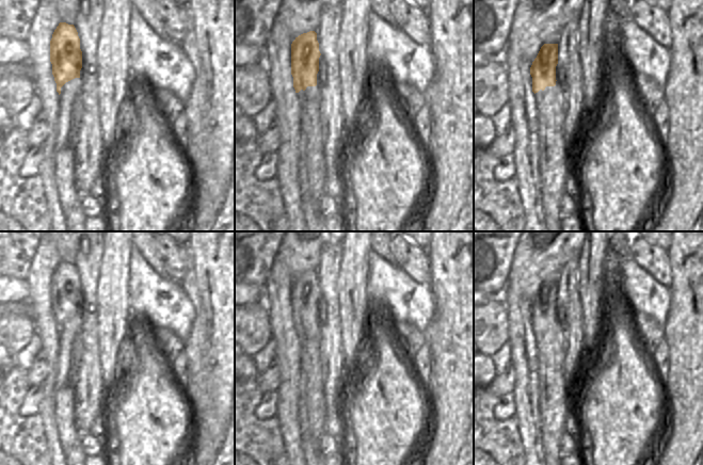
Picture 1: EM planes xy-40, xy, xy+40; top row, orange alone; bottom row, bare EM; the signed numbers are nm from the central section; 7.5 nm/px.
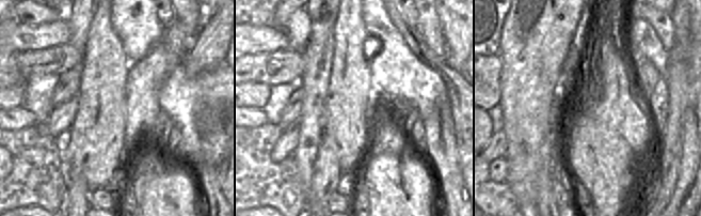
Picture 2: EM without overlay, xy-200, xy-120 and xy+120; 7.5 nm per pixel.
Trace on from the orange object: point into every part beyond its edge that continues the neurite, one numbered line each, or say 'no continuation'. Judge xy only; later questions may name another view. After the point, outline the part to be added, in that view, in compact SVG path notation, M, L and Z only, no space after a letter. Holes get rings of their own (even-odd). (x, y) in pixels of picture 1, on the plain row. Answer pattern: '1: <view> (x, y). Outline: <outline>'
1: xy (310, 384). Outline: M319 311L317 312L317 324L307 325L305 330L297 332L300 339L300 355L306 358L306 370L300 370L300 395L304 396L304 401L308 410L308 427L313 437L319 442L325 424L325 399L323 397L323 382L321 380L321 358L319 348L321 346L321 331L319 328Z

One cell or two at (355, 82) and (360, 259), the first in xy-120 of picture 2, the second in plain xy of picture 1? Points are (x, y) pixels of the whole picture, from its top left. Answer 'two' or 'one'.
one

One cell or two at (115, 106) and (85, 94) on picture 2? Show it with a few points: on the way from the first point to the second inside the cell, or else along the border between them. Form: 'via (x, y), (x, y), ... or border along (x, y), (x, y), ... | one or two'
via (108, 106), (93, 94) | one

